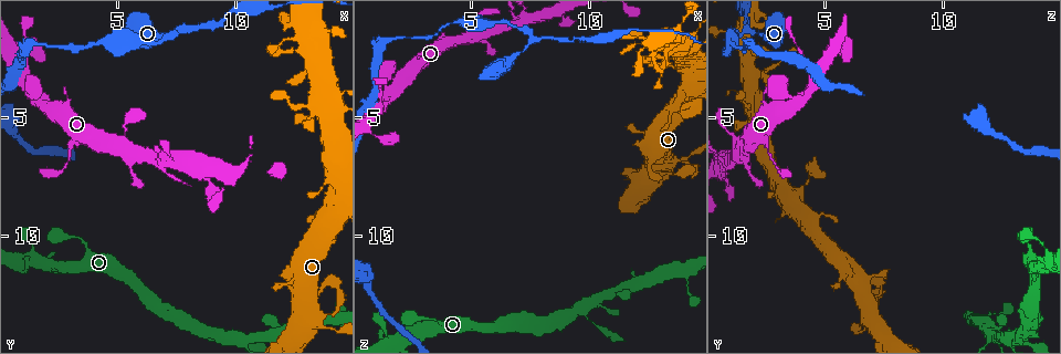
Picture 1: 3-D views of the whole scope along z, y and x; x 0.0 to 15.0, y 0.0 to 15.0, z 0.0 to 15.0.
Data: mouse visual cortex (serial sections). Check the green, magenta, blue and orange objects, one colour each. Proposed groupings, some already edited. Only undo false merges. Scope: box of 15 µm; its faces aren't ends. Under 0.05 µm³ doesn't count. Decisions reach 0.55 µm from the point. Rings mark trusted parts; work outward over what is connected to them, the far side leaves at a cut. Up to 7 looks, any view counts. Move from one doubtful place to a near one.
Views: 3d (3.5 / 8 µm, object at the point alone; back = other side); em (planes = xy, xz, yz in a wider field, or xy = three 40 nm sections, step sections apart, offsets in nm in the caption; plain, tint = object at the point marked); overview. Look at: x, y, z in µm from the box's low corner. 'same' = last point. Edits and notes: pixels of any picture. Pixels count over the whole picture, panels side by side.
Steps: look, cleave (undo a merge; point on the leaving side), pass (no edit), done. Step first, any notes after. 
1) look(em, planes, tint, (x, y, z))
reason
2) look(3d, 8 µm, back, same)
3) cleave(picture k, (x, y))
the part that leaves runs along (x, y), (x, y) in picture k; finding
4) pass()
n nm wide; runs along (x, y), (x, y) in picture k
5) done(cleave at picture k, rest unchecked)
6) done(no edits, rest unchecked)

look(3d, 3.5 µm, (13.3, 13.4, 6.9))
calibre changes

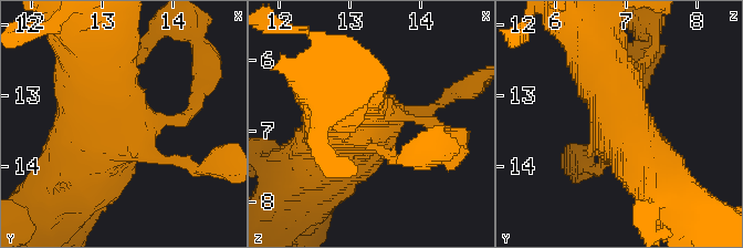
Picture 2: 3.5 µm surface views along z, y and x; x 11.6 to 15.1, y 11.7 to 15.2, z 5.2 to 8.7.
look(em, xy, step 3, tint, same)
need the tissue

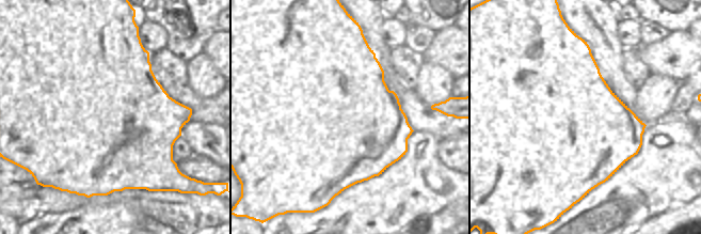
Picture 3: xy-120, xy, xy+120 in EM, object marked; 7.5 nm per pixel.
pass()
1150 nm wide; runs along (593, 40), (621, 125), (652, 173) in picture 2; continuous, no second cell

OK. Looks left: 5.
look(3d, 3.5 µm, (13.1, 2.1, 2.0))
two arms at a narrow angle

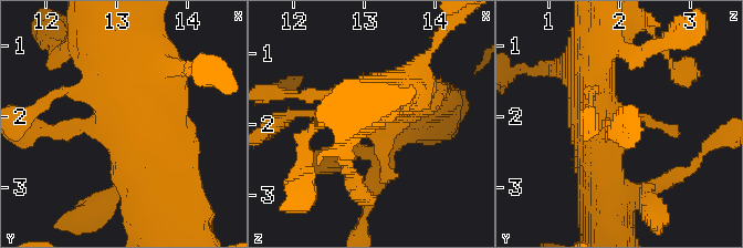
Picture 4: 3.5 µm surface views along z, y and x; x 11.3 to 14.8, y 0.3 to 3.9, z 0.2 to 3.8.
pass()
runs along (136, 156), (122, 61), (102, 41) in picture 4; one cell here

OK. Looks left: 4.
look(3d, 3.5 µm, (7.5, 1.3, 1.7))
narrows sharply

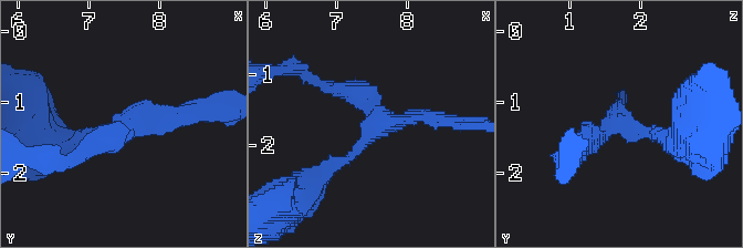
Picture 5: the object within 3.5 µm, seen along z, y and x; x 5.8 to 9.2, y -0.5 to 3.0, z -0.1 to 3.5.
look(em, planes, tint, (7.60, 1.25, 1.70))

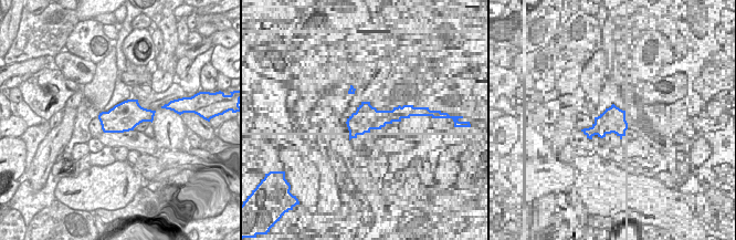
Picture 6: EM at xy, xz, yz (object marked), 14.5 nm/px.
pass()
arms of 200, 200, 300 nm; runs along (667, 138), (613, 122), (582, 152) in picture 5; continuous, no second cell

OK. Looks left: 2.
done(no edits, rest unchecked)

